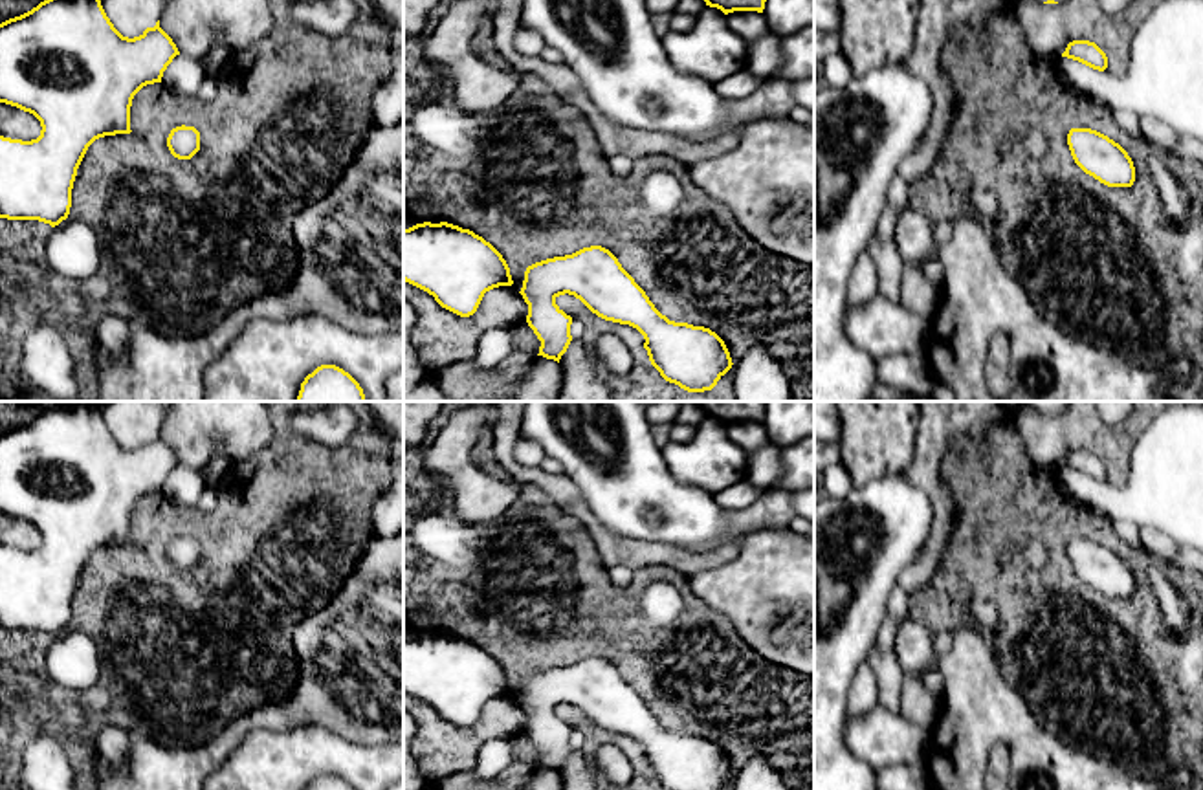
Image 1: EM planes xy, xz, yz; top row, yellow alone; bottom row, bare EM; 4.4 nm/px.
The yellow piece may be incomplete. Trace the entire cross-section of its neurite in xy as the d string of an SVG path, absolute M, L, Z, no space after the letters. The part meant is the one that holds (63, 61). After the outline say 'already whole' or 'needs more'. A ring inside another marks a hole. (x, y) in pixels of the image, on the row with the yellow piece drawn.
M44 0L31 11L2 22L0 24L0 103L33 114L40 121L42 130L40 136L31 141L0 136L0 218L39 220L50 224L51 227L66 220L72 207L72 189L77 176L77 169L88 147L99 137L132 132L130 106L134 95L147 84L161 82L163 71L176 55L180 55L180 51L172 42L172 38L160 27L160 20L156 22L154 27L147 27L139 37L134 38L123 37L106 16L101 0Z; already whole

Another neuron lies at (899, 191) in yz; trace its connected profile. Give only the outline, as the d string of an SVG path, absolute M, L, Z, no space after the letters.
M895 174L888 185L884 211L877 224L873 240L877 240L878 244L893 240L899 211L906 207L911 200L911 185L902 176Z

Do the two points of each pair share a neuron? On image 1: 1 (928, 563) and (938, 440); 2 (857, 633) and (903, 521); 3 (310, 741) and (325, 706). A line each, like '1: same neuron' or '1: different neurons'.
1: same neuron
2: same neuron
3: different neurons

